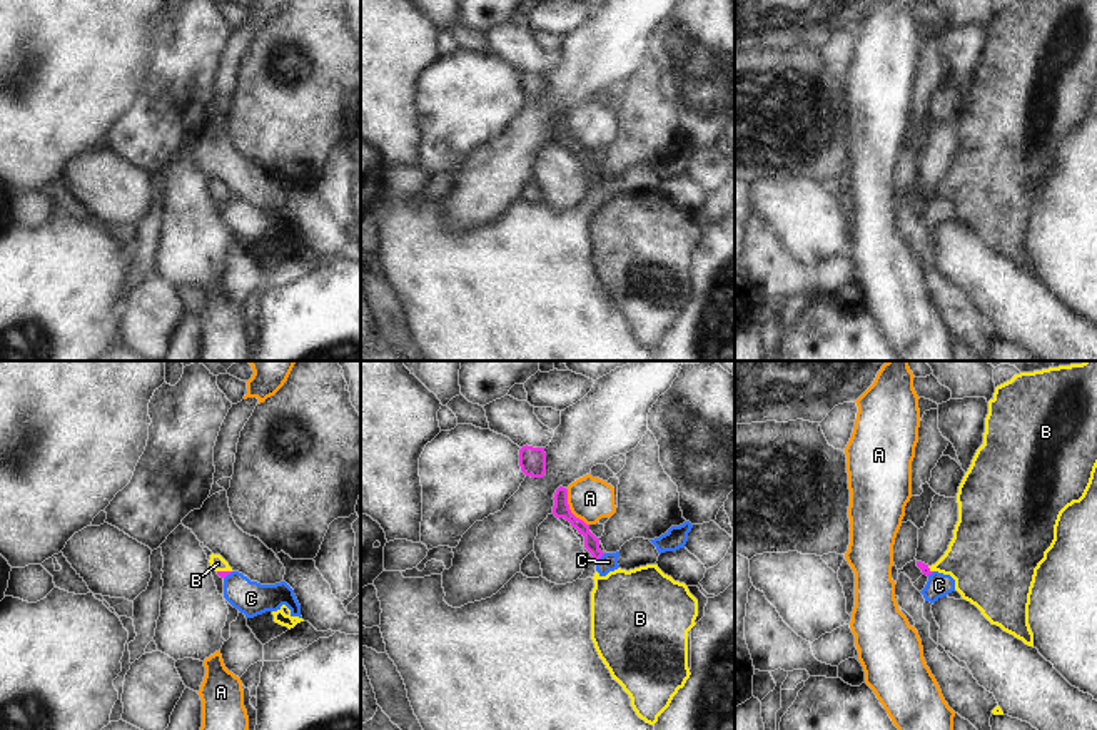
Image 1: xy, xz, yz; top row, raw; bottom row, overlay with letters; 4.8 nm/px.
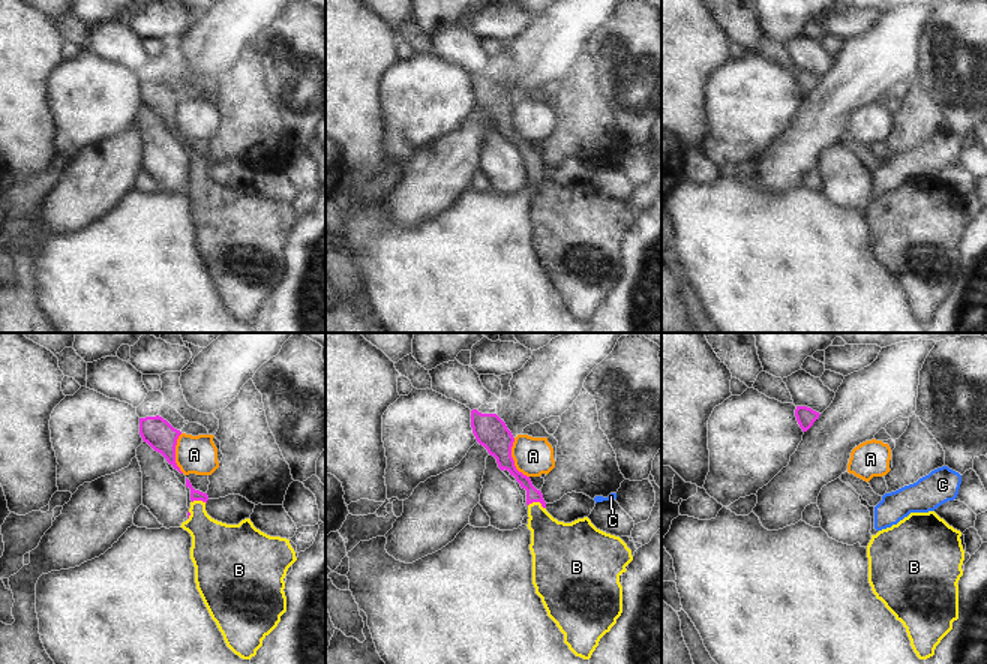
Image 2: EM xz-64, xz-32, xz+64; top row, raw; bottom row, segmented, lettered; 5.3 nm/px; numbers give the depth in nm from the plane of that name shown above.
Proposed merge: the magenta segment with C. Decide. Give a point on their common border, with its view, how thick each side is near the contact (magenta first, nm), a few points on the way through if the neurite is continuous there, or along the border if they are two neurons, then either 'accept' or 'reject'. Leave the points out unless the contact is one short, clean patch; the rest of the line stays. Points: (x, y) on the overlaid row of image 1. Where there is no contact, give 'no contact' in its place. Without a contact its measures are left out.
meets magenta in xz at (600, 557); 80 nm thick on the magenta side, 90 nm on the other; border along xz (605, 553), (596, 562); reject

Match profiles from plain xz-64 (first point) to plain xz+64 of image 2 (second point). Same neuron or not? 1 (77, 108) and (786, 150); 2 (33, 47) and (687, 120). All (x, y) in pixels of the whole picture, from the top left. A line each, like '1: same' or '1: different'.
1: different
2: same

